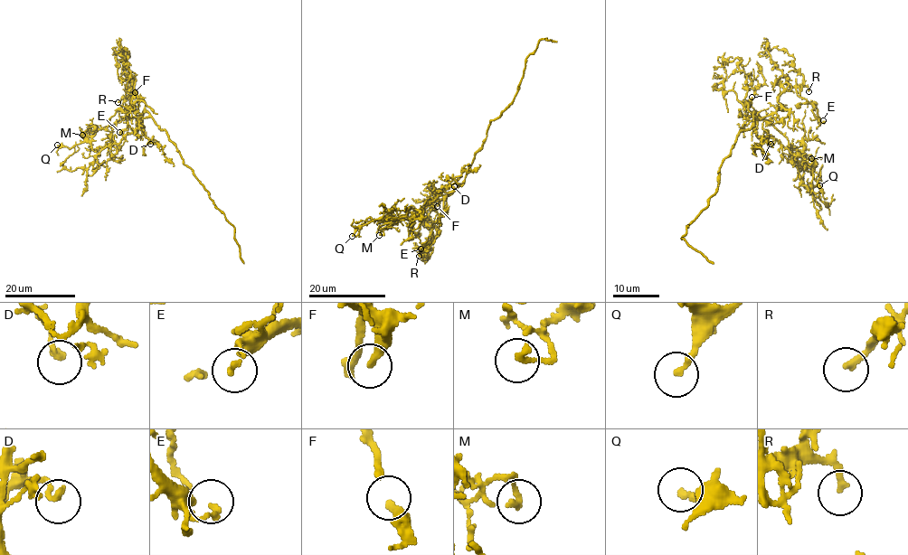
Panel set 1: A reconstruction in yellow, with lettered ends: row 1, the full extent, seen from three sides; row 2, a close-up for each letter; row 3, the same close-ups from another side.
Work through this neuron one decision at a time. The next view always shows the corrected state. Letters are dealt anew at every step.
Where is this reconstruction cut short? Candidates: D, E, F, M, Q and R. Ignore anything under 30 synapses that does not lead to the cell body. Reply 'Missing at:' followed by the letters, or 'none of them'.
Missing at: F, R

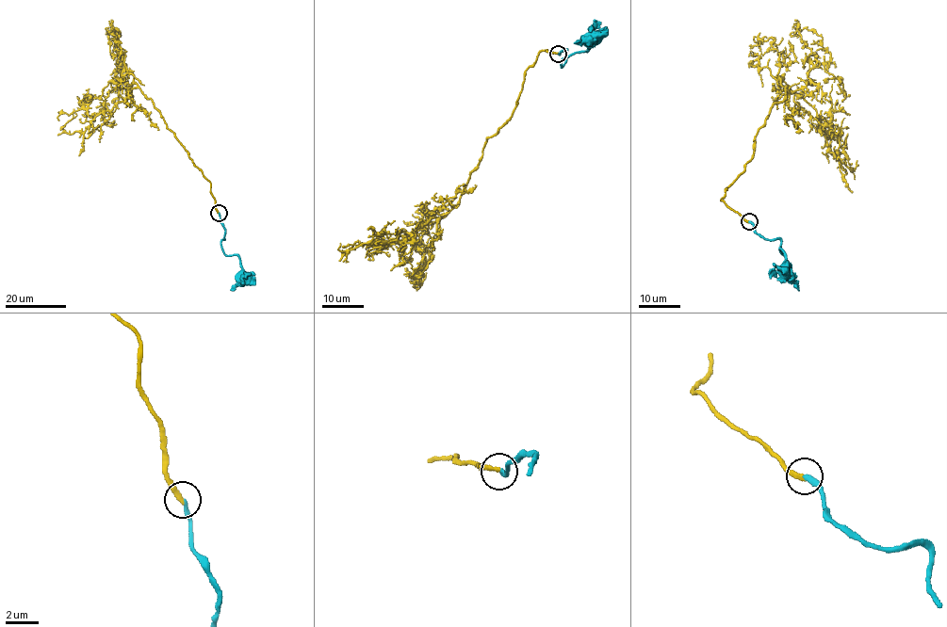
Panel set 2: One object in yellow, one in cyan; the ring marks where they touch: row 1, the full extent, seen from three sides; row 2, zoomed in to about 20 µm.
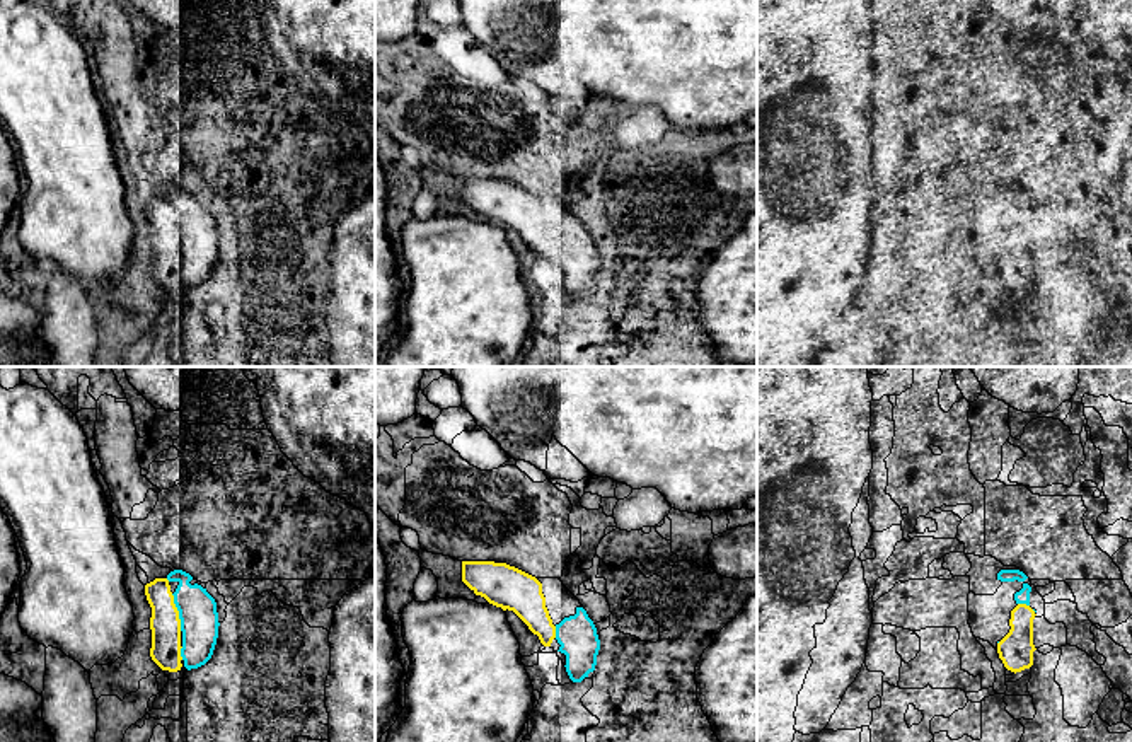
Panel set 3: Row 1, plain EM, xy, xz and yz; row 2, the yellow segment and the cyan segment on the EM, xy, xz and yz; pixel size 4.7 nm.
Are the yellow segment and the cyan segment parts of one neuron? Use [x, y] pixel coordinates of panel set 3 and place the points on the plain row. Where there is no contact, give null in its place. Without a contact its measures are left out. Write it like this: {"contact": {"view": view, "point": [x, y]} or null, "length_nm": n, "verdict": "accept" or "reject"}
{"contact": {"view": "xy", "point": [178, 231]}, "length_nm": 180, "verdict": "accept"}

